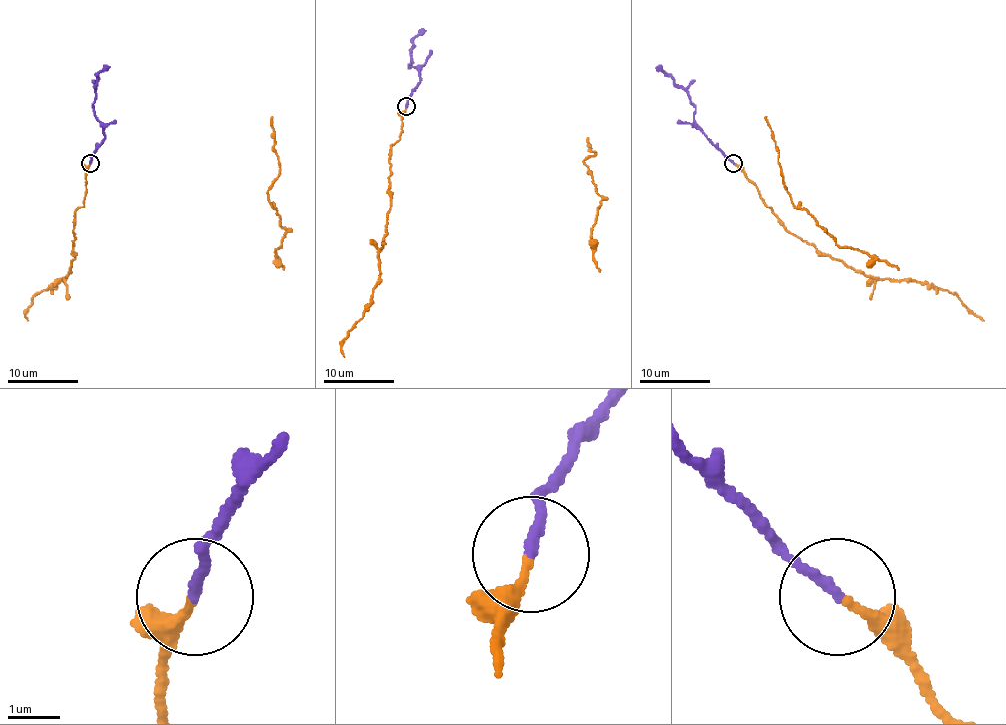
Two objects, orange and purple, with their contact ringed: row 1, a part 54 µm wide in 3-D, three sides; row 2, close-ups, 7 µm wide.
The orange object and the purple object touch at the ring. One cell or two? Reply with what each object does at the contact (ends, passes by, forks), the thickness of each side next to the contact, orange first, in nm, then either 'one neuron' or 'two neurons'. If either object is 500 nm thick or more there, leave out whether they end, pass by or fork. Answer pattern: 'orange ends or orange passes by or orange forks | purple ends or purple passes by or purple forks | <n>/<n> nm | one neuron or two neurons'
orange ends | purple ends | 190/200 nm | one neuron

